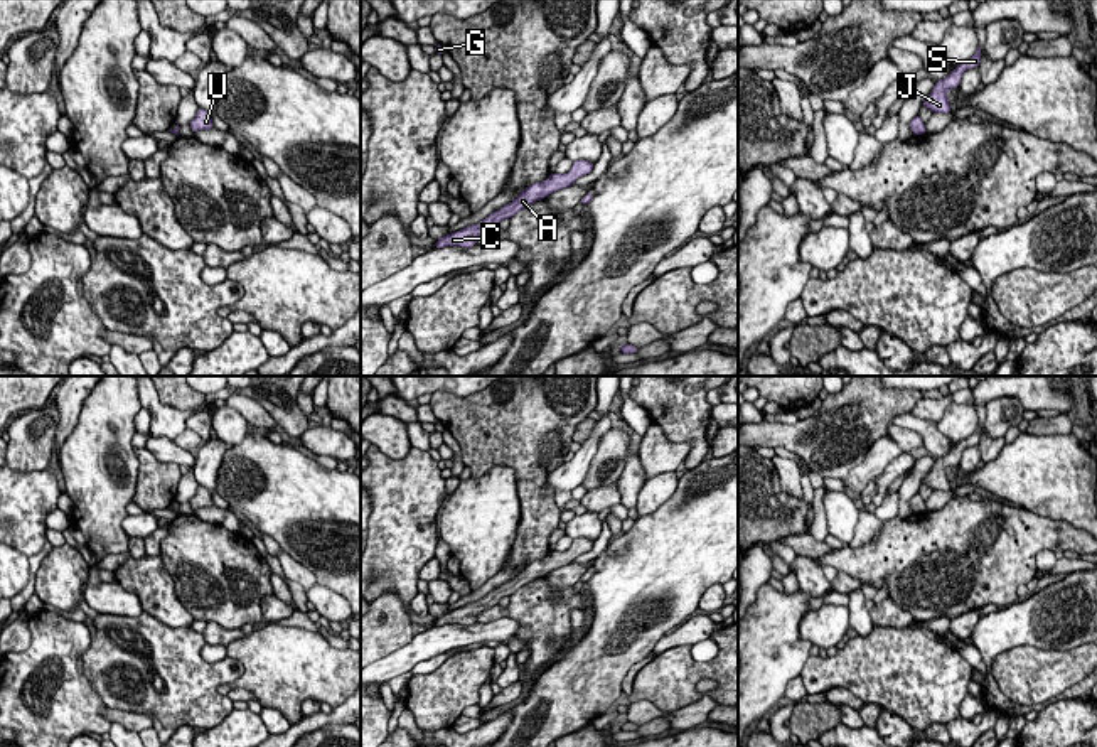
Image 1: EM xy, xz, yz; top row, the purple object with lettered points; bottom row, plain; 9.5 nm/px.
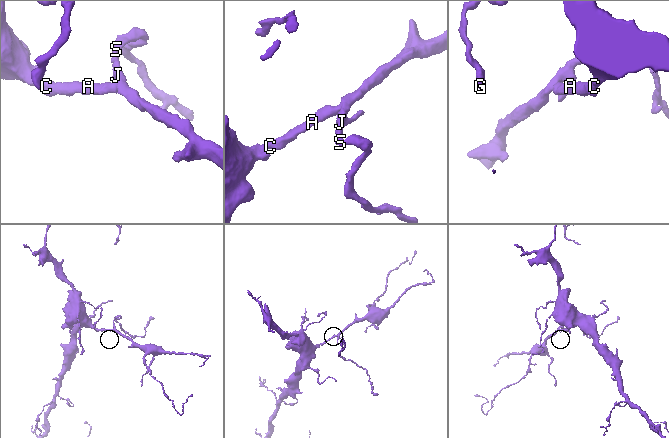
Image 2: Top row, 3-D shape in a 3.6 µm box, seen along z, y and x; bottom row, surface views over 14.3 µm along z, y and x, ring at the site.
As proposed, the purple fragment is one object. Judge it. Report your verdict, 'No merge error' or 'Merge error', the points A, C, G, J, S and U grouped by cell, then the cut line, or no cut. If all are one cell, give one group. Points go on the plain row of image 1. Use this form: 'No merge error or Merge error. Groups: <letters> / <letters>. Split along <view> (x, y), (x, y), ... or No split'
No merge error. Groups: A C G J S U. No split

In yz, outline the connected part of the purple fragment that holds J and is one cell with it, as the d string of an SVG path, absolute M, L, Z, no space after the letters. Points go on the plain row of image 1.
M977 423L976 432L969 438L957 443L947 455L935 459L932 470L922 479L922 484L930 486L934 491L950 491L947 469L959 465L966 447L979 445L981 432L981 425Z

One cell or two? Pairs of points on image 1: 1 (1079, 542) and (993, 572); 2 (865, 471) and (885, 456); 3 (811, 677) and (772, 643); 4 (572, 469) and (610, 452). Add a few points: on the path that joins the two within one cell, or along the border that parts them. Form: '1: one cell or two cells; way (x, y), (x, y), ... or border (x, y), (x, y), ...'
1: one cell; way (1057, 538), (1027, 538), (1015, 550)
2: one cell; way (870, 467), (880, 457)
3: two cells; border (809, 655), (799, 675)
4: two cells; border (610, 427), (599, 440), (597, 454), (580, 484)

